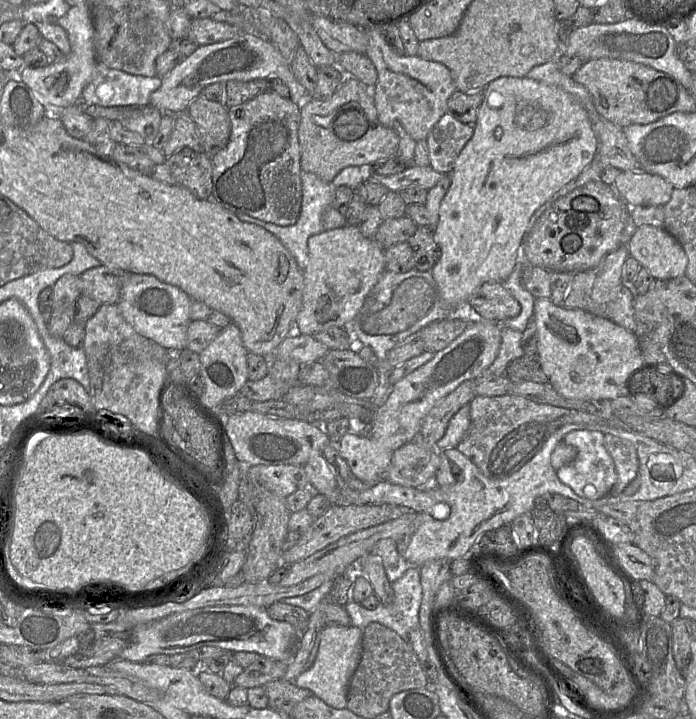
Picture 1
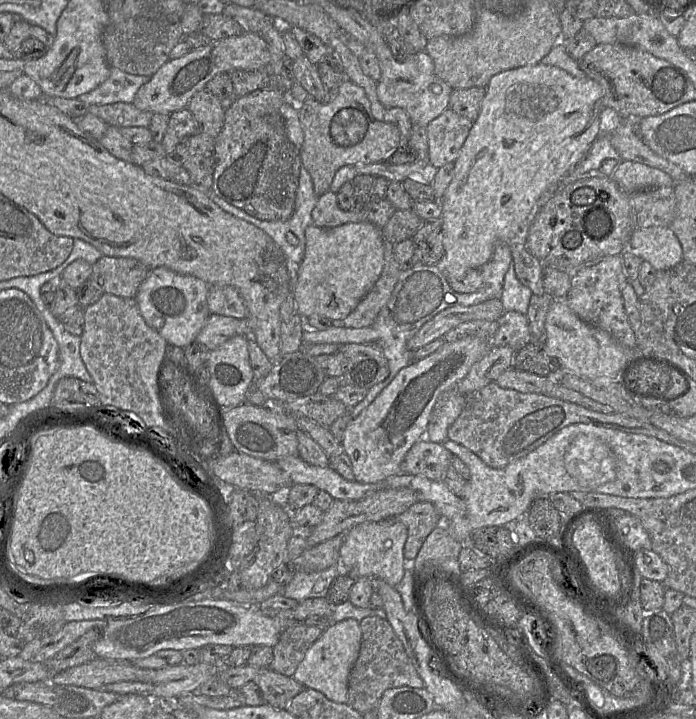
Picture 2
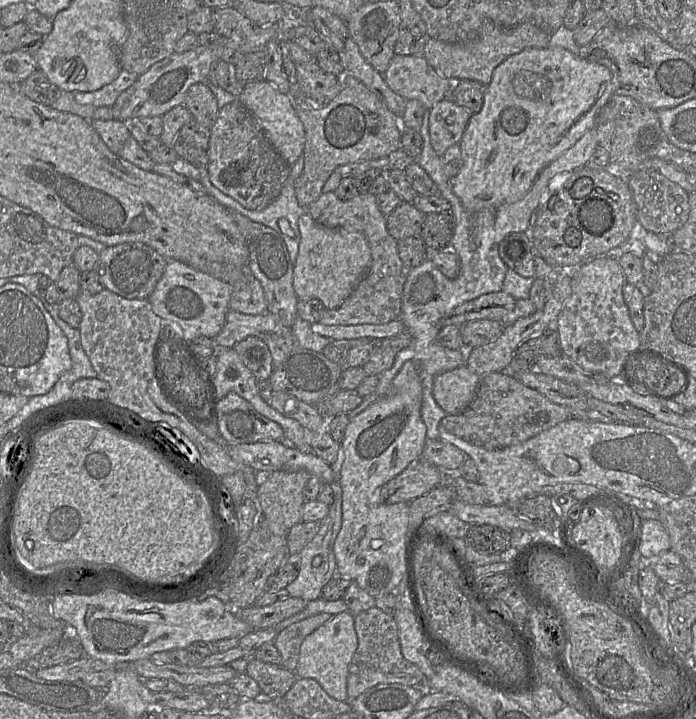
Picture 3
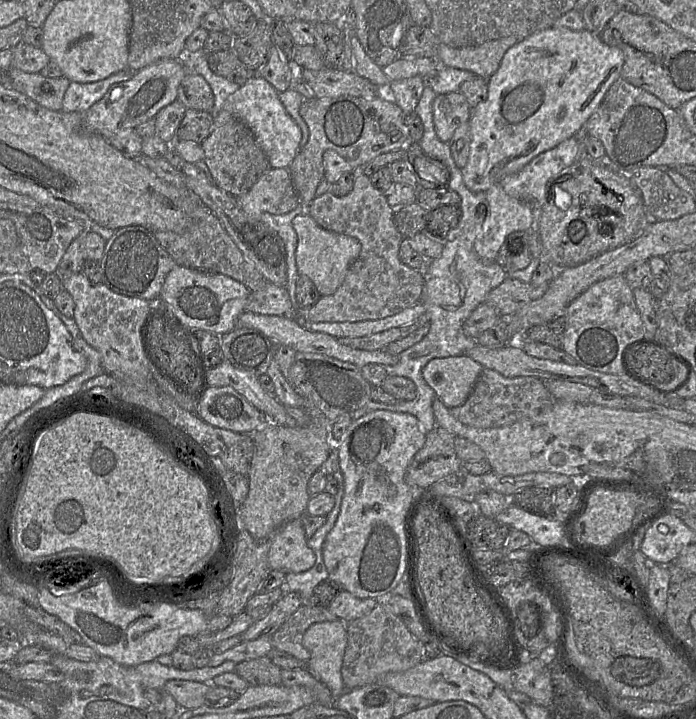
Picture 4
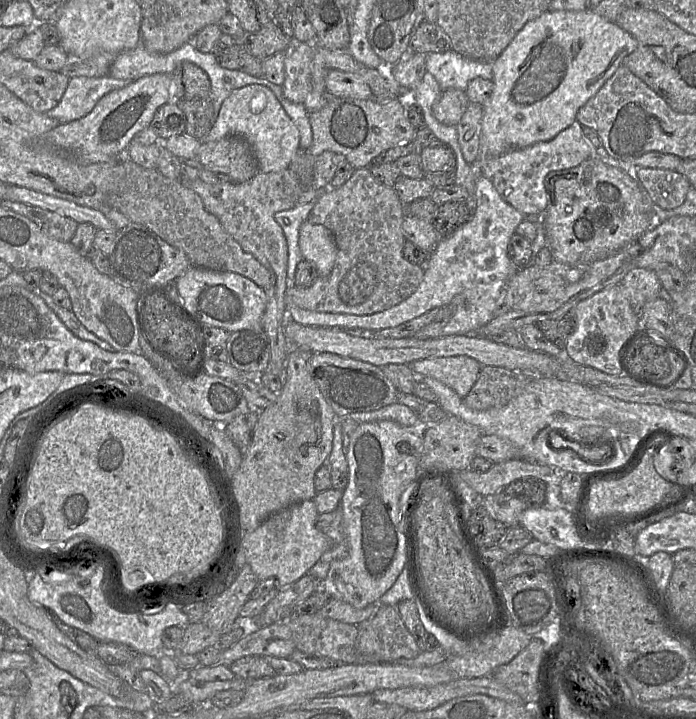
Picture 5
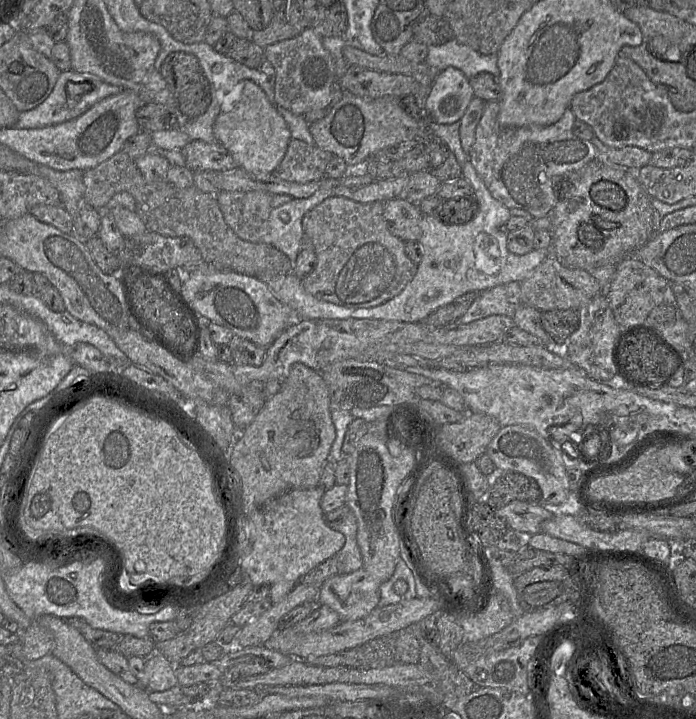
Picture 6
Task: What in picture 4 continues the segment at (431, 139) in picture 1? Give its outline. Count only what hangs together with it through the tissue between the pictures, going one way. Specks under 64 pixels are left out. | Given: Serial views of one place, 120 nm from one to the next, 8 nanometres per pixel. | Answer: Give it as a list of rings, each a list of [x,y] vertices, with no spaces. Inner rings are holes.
[[[460,91],[437,95],[433,101],[433,122],[438,139],[449,143],[454,131],[469,121],[472,108]]]

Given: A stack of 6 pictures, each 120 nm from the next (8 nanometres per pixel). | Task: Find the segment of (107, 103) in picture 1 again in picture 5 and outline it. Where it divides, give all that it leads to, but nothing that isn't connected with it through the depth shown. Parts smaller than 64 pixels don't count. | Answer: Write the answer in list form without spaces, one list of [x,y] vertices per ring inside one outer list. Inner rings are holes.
[[[73,77],[69,79],[65,93],[47,116],[66,123],[86,116],[98,101],[111,91],[123,88],[132,81],[102,77]]]

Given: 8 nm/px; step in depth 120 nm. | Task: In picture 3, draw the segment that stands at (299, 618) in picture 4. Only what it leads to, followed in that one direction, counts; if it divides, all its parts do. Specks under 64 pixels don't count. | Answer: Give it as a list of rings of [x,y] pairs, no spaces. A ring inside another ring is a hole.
[[[320,613],[291,624],[277,633],[273,644],[282,657],[281,665],[285,669],[295,672],[303,640],[332,617],[329,613]]]

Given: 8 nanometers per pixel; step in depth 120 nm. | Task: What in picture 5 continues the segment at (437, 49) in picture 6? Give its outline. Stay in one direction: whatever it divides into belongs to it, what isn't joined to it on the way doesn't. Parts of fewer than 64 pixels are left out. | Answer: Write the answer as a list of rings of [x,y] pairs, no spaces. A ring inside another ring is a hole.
[[[453,50],[443,53],[429,53],[426,55],[426,72],[434,76],[442,91],[456,88],[465,91],[469,82],[474,78],[493,78],[492,61],[467,58]]]

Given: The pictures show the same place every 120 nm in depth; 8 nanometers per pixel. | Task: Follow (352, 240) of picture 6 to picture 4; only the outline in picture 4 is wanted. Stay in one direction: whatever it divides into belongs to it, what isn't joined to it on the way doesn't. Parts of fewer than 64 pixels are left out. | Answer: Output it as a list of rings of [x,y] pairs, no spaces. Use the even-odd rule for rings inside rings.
[[[359,170],[353,189],[347,195],[338,197],[331,191],[325,192],[313,199],[306,212],[322,228],[354,237],[360,242],[359,257],[351,264],[343,283],[332,295],[321,296],[314,305],[296,310],[286,287],[266,282],[261,289],[251,292],[245,311],[282,316],[302,323],[359,322],[390,317],[420,302],[424,273],[400,261],[403,236],[394,224],[395,209],[388,204],[386,193],[372,185],[370,177]]]

